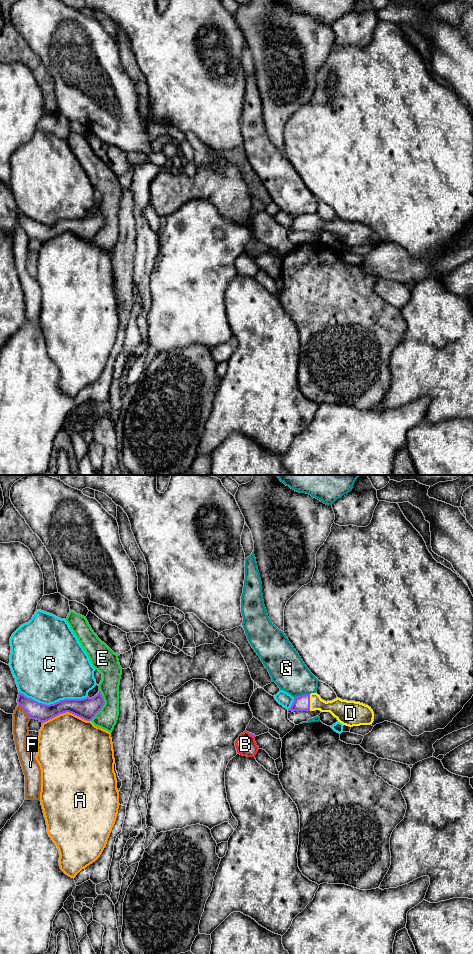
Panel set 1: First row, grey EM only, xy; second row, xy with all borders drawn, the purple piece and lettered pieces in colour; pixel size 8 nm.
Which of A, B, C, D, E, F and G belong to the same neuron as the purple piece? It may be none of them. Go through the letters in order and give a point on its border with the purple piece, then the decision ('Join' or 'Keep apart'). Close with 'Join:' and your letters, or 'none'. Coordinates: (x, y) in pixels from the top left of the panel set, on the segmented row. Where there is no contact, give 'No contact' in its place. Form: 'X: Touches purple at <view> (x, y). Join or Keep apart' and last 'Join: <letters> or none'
A: Touches purple at xy (66, 711). Keep apart
B: Touches purple at xy (252, 735). Keep apart
C: Touches purple at xy (53, 704). Keep apart
D: Touches purple at xy (309, 702). Join
E: Touches purple at xy (103, 705). Keep apart
F: Touches purple at xy (25, 711). Keep apart
G: Touches purple at xy (301, 695). Keep apart
Join: D

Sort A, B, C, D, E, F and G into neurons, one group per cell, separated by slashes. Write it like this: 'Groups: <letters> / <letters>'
Groups: A / B / C / D / E / F / G

